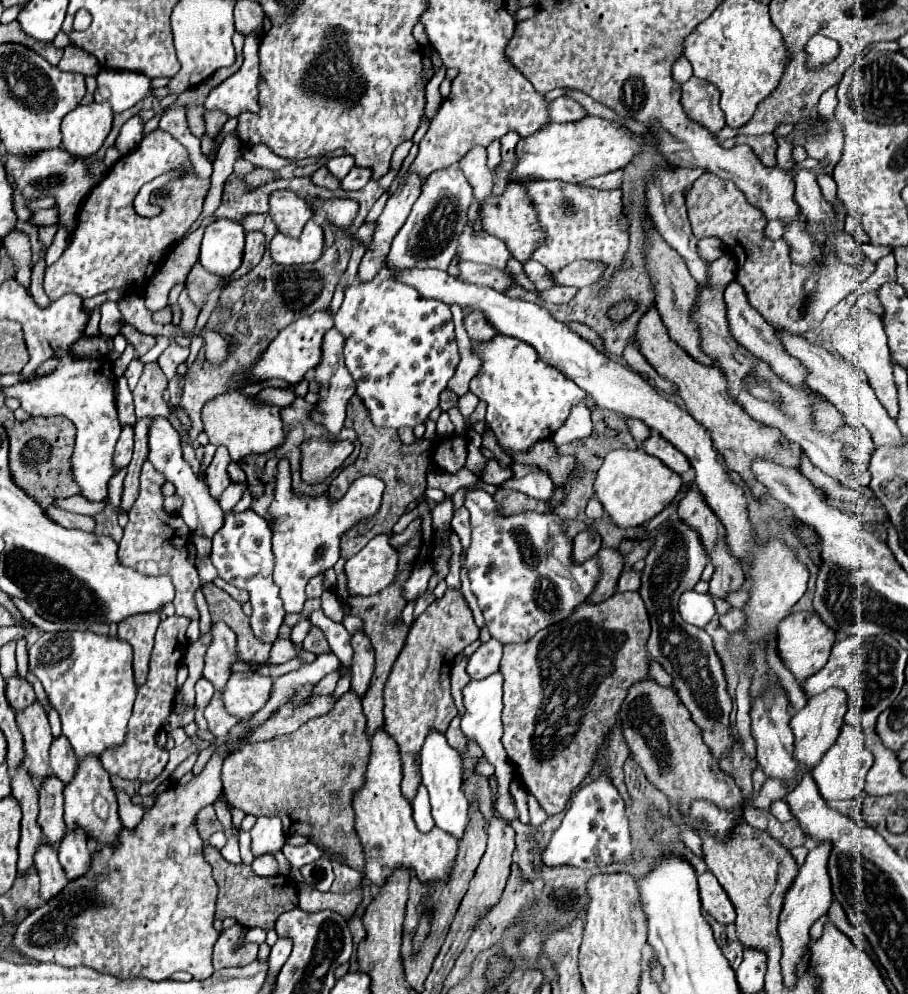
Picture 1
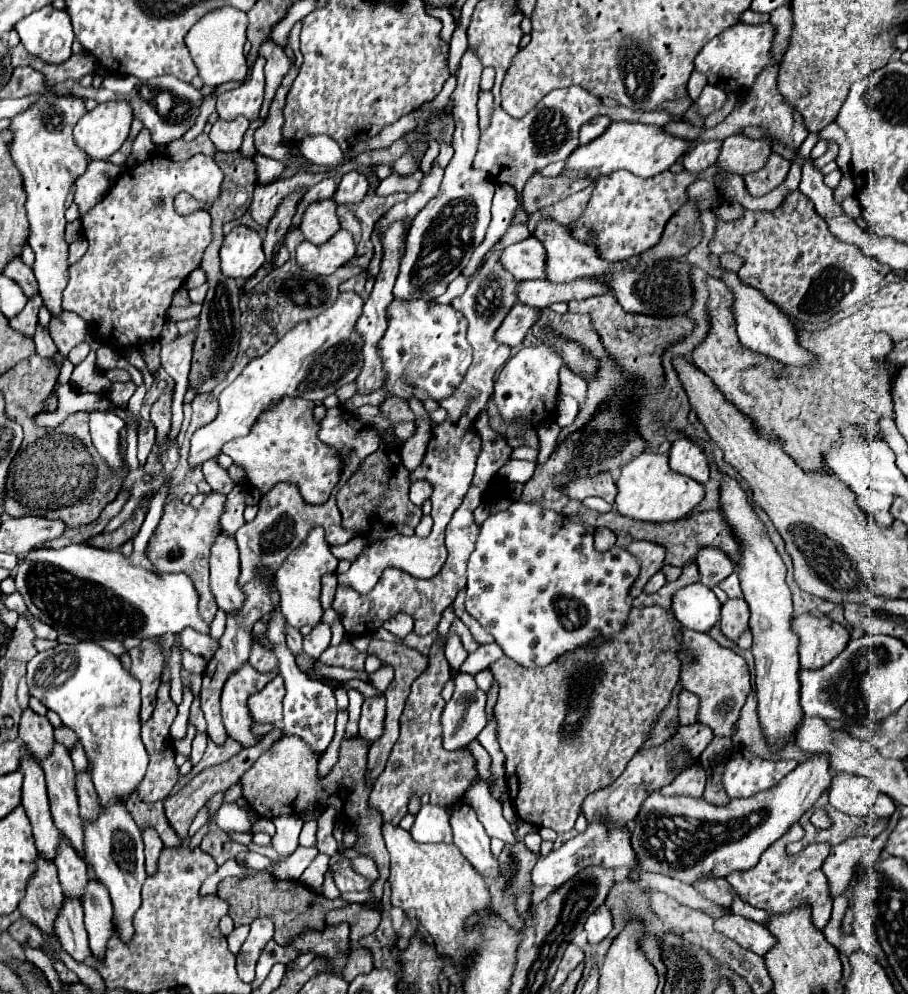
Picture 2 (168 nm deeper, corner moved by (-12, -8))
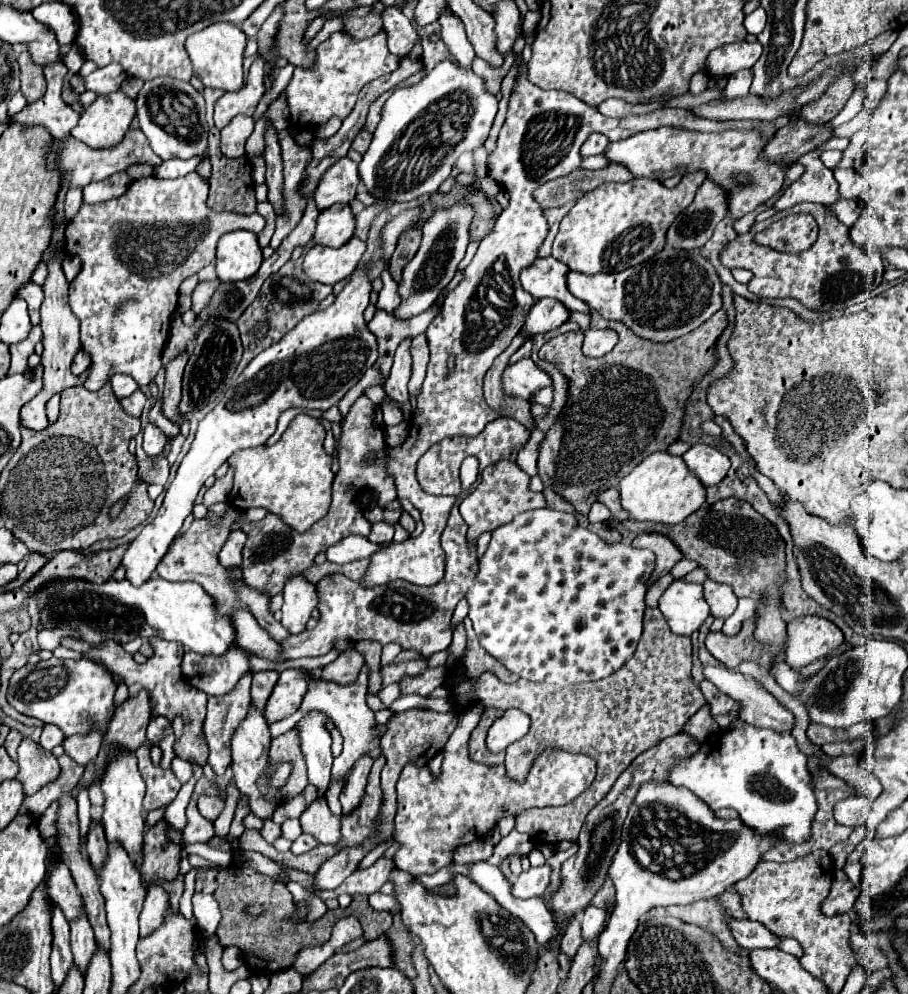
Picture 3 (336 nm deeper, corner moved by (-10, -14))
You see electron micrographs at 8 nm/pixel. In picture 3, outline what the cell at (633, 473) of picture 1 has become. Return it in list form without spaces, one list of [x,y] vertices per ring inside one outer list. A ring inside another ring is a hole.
[[[654,452],[642,460],[622,482],[620,482],[620,498],[622,506],[630,512],[632,520],[648,520],[648,522],[664,522],[664,524],[678,524],[686,520],[692,512],[696,512],[706,502],[706,486],[700,478],[688,470],[682,456],[672,456],[670,452]]]

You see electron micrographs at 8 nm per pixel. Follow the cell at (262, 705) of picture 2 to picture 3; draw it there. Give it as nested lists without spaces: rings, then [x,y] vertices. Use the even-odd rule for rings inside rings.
[[[284,670],[280,672],[280,678],[274,686],[274,692],[266,704],[264,718],[272,724],[276,720],[292,716],[308,690],[308,672],[304,670]]]

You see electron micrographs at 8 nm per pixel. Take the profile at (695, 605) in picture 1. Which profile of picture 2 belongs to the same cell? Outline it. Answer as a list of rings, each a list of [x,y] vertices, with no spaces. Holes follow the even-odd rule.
[[[704,584],[686,586],[676,592],[672,610],[680,624],[696,632],[708,632],[720,620],[720,600]]]

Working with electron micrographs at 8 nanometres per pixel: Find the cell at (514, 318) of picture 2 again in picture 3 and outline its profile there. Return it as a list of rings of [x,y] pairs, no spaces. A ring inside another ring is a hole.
[[[538,300],[530,314],[526,316],[522,334],[526,336],[534,336],[534,334],[544,334],[548,330],[554,330],[558,326],[562,326],[566,320],[570,318],[570,310],[558,302],[558,300]]]

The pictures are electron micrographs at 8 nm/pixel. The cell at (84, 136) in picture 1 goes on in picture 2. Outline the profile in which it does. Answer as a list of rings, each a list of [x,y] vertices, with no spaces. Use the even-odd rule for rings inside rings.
[[[128,102],[98,104],[74,126],[76,146],[92,160],[106,160],[128,138],[132,108]]]

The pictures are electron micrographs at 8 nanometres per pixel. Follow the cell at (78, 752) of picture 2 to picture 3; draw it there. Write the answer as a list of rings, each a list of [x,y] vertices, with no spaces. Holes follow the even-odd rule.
[[[82,790],[78,794],[78,818],[80,818],[80,844],[86,844],[88,826],[90,826],[90,800],[88,800],[88,790]]]

